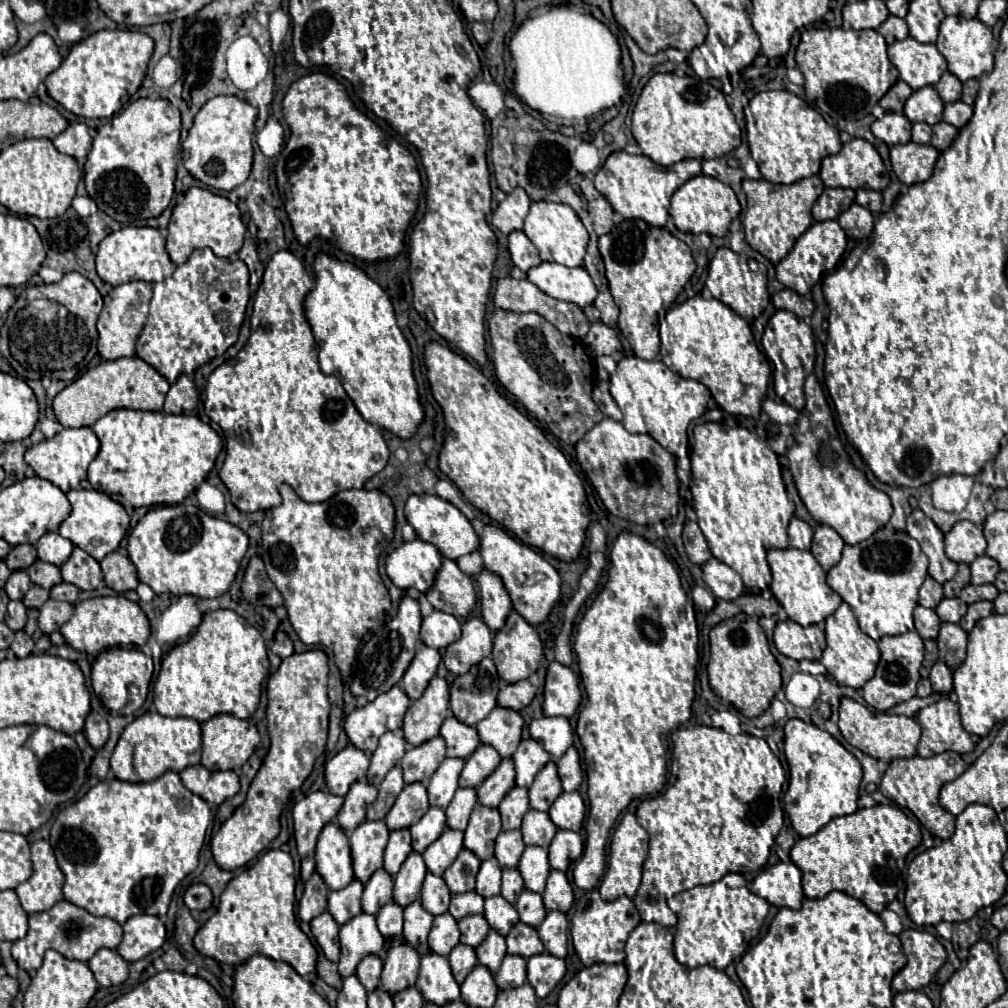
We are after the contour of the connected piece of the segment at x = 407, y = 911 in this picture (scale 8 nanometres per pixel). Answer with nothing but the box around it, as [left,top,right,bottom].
[404,902,434,948]

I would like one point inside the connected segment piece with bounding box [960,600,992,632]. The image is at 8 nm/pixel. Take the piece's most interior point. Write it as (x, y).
(978, 610)

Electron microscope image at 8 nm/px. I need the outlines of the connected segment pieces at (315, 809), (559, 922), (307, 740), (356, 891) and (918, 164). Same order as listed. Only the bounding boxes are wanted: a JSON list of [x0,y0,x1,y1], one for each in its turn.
[[292,790,342,882],[538,912,568,958],[212,650,330,870],[328,880,362,926],[890,144,938,186]]

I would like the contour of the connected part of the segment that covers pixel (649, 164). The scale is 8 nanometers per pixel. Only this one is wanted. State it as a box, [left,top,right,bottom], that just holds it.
[594,150,702,228]

